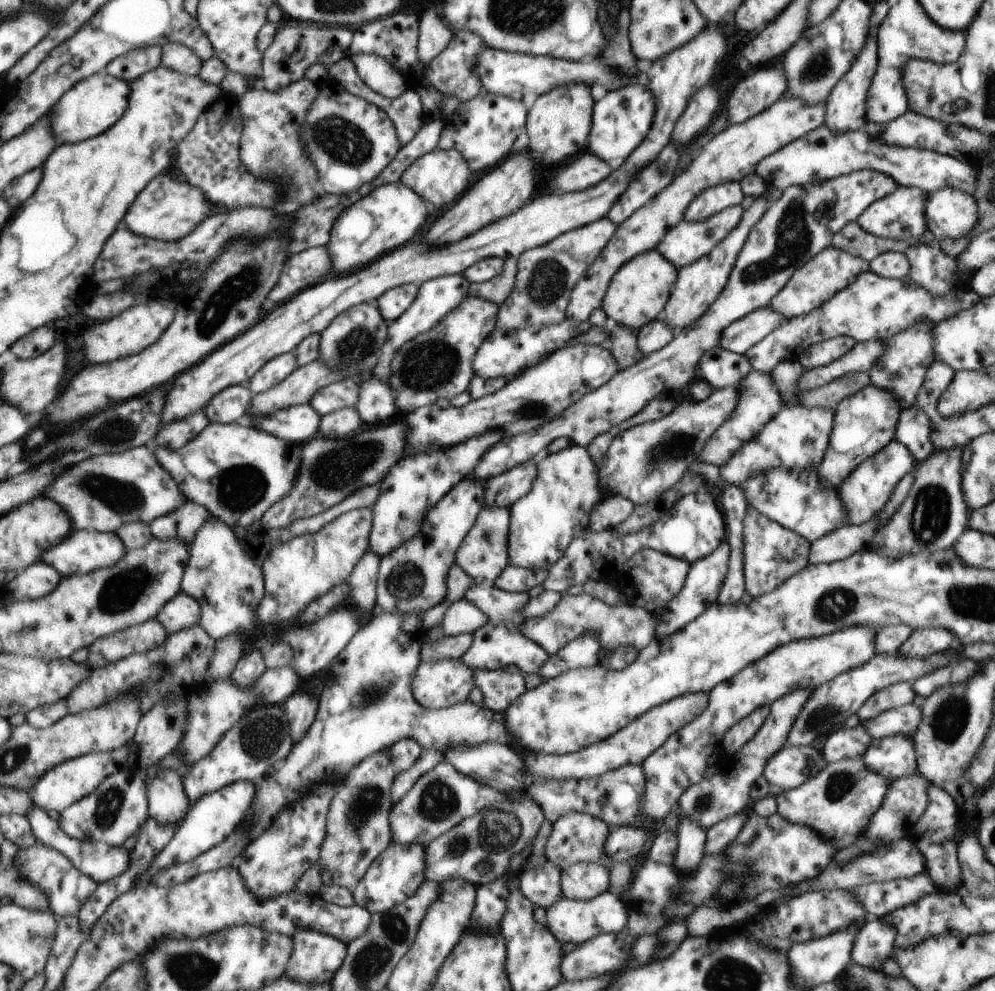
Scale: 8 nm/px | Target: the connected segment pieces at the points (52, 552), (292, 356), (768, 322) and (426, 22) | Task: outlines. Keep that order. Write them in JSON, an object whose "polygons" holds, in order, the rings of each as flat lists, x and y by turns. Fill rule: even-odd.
{"polygons":[[[96,529,74,530,62,543,46,551,42,562,51,564,63,577,68,577,114,567,128,551,126,544,117,533,102,533]],[[295,352,275,357,257,372,246,386,254,395,261,395,289,378,298,367,298,357]],[[769,307,760,308,724,329,719,346,744,355,745,351,749,351,754,344,765,339,771,331,785,323,786,320,785,315]],[[435,4,422,14,418,24,418,43,416,55,418,63,427,67,451,40,453,32,440,17,440,6]]]}

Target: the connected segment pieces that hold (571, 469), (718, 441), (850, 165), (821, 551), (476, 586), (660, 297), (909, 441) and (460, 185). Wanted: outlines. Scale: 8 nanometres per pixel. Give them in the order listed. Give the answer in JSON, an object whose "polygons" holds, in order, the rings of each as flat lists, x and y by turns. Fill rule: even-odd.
{"polygons":[[[570,444,566,449,549,453,543,460,537,462,538,472,531,492,508,508,510,513,509,565,547,572,562,558,574,537,587,529,590,509,602,499,601,490,597,490,598,476,587,454,589,453,586,447,581,448,579,445]],[[751,370,737,388,740,392,739,404,736,405,729,418,718,428,717,433,702,448,702,452,697,458,698,462,713,464,713,466,718,467,724,465,782,410,781,395,773,383,773,379,767,373]],[[823,124,787,143,774,154,766,156,759,162,755,174,766,184,782,191,791,185,803,186,807,183,826,181,863,169,874,169,891,177,897,185,917,187,927,193,951,187,971,195,977,180,975,170,969,164,952,156,939,156,938,152,927,149,886,145,871,138,863,129,838,134,831,132]],[[875,515,871,516,869,522,865,522,861,526,843,524,815,539,813,544,805,540,810,546,810,552,807,552,807,564,838,561,861,550,863,544,867,544,871,540,871,536,878,526,877,520,879,517]],[[475,583,464,592,463,598,475,605,481,612,486,614,486,623,478,628,477,631,472,632,473,640,471,646,463,653,461,660,467,666,474,669,505,669,509,665,516,666,519,671,527,672,527,674,535,674,543,666,547,660,548,654,536,642,529,640,522,634,522,624,525,619,520,618,519,610,528,601,529,596,527,592,507,592,496,587,494,584]],[[656,250,644,252,624,262,609,281,600,308,612,325,621,325,637,331,647,323,660,318,669,300,675,280,675,267]],[[915,406,901,410,894,439,910,449,915,462,924,461,935,451,930,437,930,422,925,413]],[[435,148,431,152,420,156,400,176,400,181,414,190,429,205,443,208,455,202,469,186,469,164,460,152,455,149]]]}

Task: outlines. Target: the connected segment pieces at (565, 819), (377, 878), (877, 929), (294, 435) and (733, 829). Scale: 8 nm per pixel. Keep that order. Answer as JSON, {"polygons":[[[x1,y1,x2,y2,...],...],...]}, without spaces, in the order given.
{"polygons":[[[569,812,552,823,549,836,544,844,544,855,560,870,571,863,580,862,597,863,609,869,613,862,610,862,603,848,610,830,611,827,598,818,585,813]],[[391,842,387,852,379,856,379,864,367,872,367,880,351,891,355,905,362,905,371,914,389,911,409,899,425,880,424,848,420,844,397,844]],[[869,914,854,936,850,960,864,967,880,969,893,950,893,939,894,928,883,923,880,917]],[[311,404,295,405,263,419,255,419,249,409,244,423,257,429,263,429,286,441,304,446,320,435,322,416]],[[749,812,739,813,707,830,702,852,704,856,721,853,725,848,729,848,729,844,739,834,739,831,746,828,748,814]]]}

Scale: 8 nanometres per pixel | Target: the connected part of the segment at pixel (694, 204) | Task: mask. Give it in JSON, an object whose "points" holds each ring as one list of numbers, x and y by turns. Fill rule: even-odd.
{"points":[[731,181,711,187,691,201,685,210,684,217,691,222,705,220,724,208,739,205,743,197,738,182]]}

